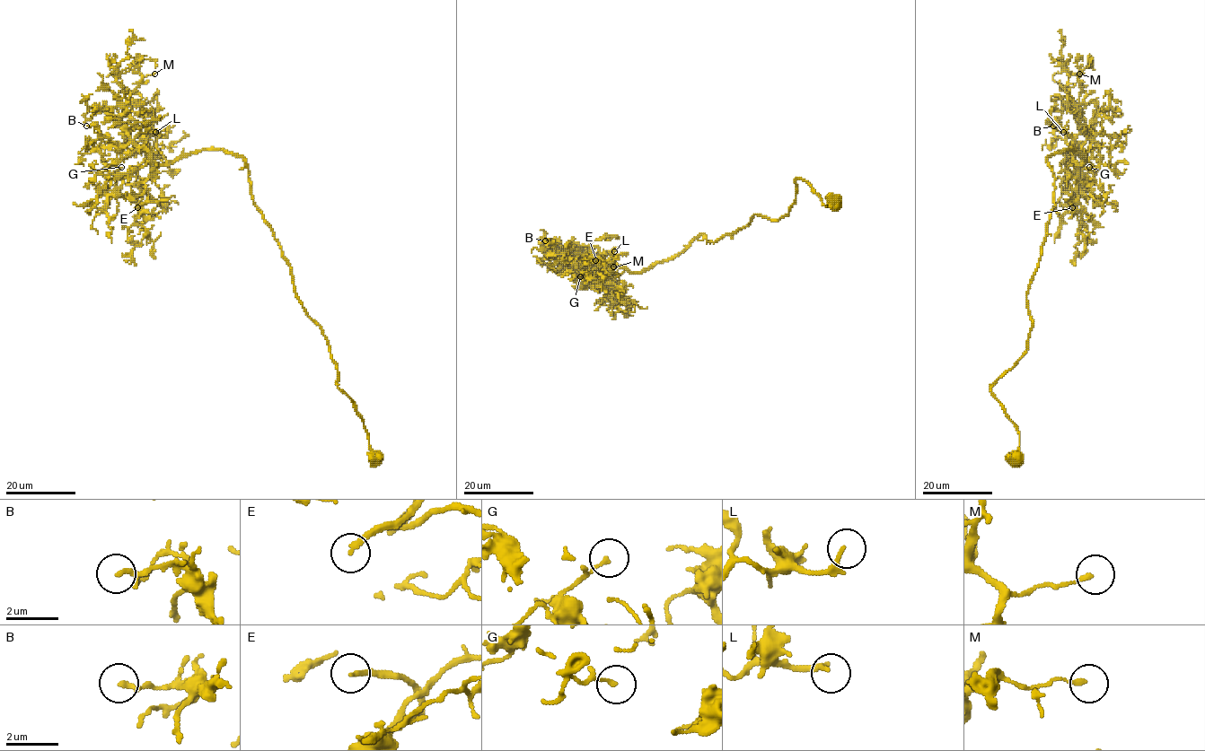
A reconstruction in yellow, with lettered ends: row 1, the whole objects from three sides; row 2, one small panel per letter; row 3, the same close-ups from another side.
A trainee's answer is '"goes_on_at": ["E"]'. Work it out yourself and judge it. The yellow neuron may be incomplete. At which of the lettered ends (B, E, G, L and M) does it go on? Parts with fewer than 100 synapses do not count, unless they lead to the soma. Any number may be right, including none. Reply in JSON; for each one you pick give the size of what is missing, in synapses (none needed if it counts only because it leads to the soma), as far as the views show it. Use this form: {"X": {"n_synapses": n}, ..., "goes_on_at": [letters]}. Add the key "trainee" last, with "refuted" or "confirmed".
{"E": {"n_synapses": 120}, "goes_on_at": ["E"], "trainee": "confirmed"}

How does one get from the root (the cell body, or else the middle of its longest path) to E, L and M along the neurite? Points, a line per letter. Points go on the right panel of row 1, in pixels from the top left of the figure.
E: (1015, 458), (1019, 432), (990, 388), (1026, 348), (1054, 206), (1047, 158), (1064, 150), (1085, 158), (1072, 207)
L: (1015, 458), (1019, 432), (990, 388), (1033, 325), (1026, 292), (1054, 206), (1047, 158), (1085, 161), (1063, 132)
M: (1015, 458), (990, 388), (1033, 325), (1047, 158), (1085, 161), (1079, 74)

